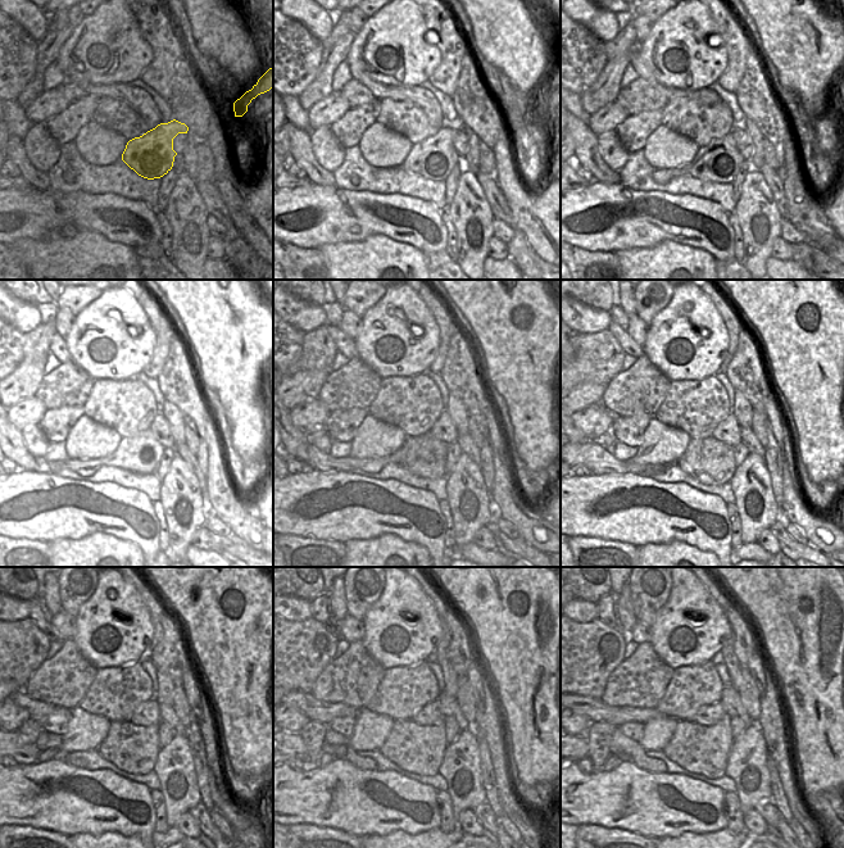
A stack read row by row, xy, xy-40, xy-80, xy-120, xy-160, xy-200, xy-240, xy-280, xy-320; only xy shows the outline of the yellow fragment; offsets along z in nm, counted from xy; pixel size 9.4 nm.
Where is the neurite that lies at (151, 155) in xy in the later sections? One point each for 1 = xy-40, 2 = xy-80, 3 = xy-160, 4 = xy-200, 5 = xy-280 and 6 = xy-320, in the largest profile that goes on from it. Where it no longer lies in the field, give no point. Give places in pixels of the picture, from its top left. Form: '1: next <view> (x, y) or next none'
1: next xy-40 (434, 158)
2: next xy-80 (718, 162)
3: next xy-160 (318, 461)
4: next xy-200 (599, 461)
5: next xy-280 (299, 751)
6: next xy-320 (586, 748)

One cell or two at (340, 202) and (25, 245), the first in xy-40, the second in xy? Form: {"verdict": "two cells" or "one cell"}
{"verdict": "two cells"}

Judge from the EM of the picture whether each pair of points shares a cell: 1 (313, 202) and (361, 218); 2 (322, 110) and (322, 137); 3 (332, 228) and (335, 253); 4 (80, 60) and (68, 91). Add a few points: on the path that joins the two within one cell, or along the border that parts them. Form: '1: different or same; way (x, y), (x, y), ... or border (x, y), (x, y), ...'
1: same; way (325, 212), (335, 216), (349, 216)
2: different; border (329, 125), (321, 125), (311, 131)
3: different; border (363, 239), (327, 243), (318, 249)
4: different; border (67, 81), (77, 85)

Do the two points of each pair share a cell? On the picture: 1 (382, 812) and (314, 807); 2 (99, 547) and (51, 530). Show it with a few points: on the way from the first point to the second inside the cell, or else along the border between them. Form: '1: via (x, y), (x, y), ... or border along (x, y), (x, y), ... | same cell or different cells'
1: via (366, 812), (331, 812) | same cell
2: border along (108, 533), (50, 543) | different cells

